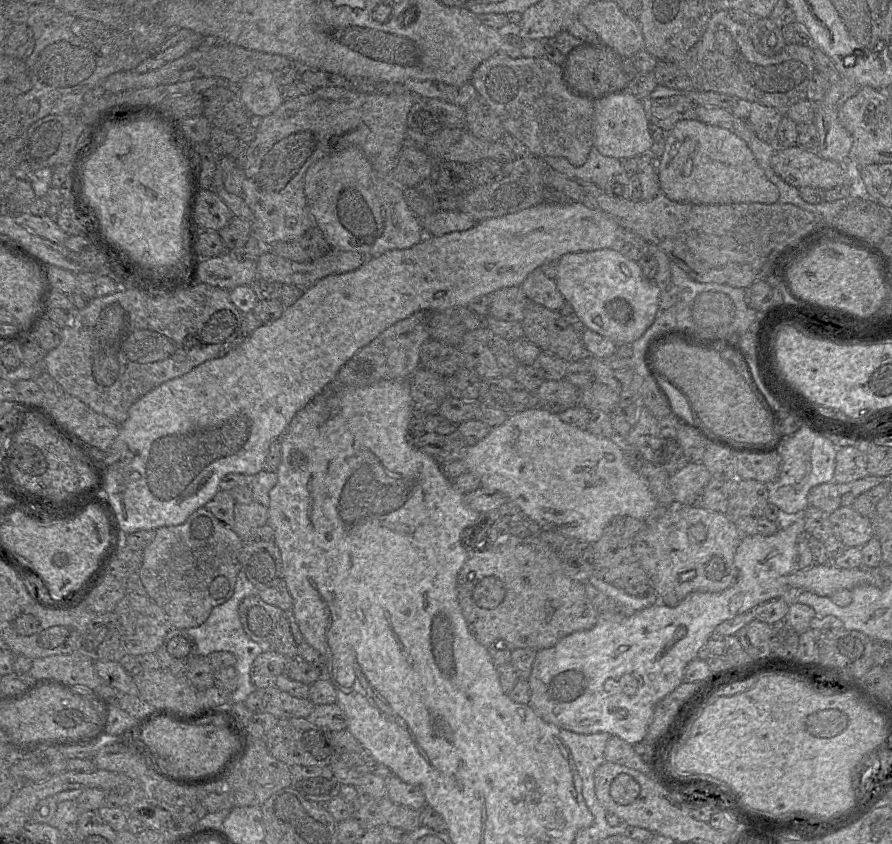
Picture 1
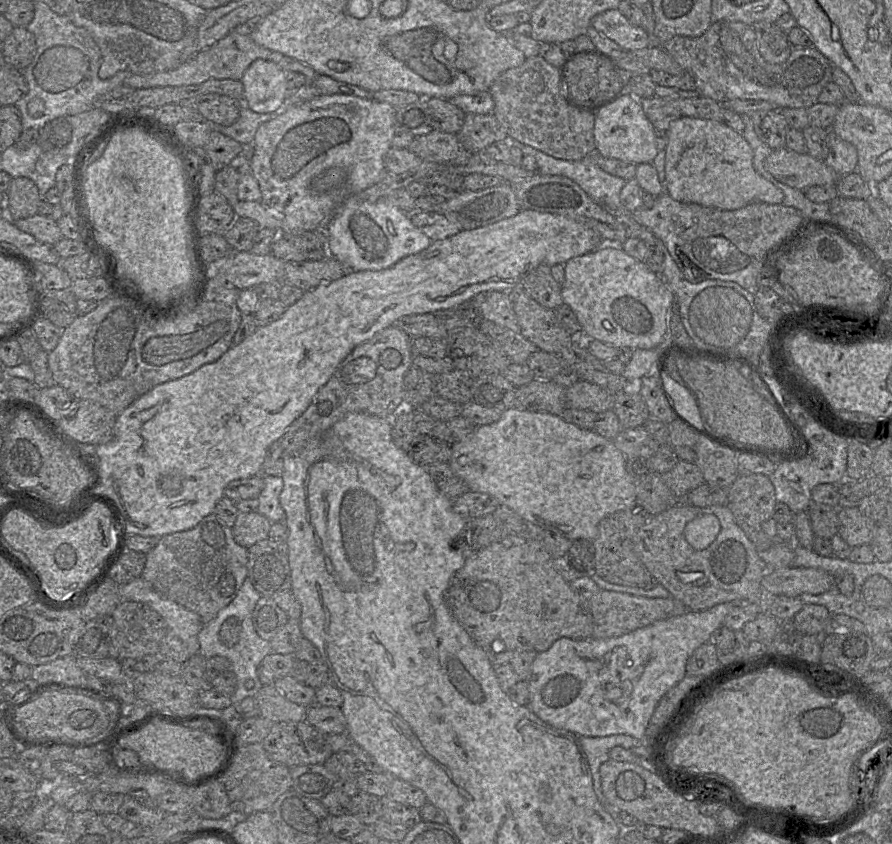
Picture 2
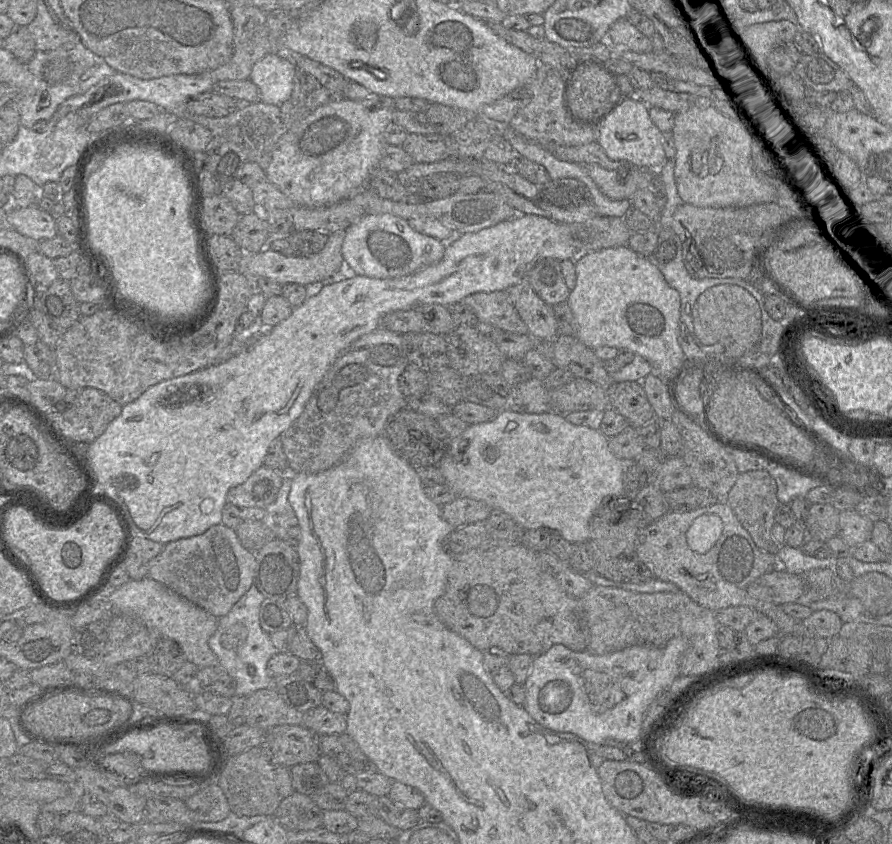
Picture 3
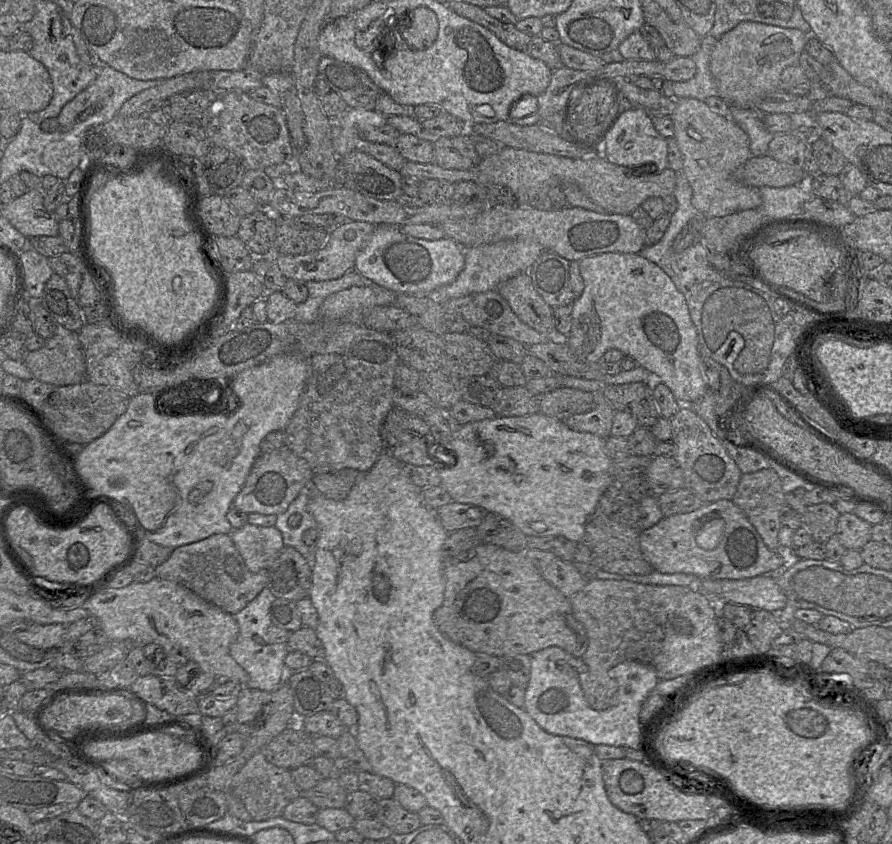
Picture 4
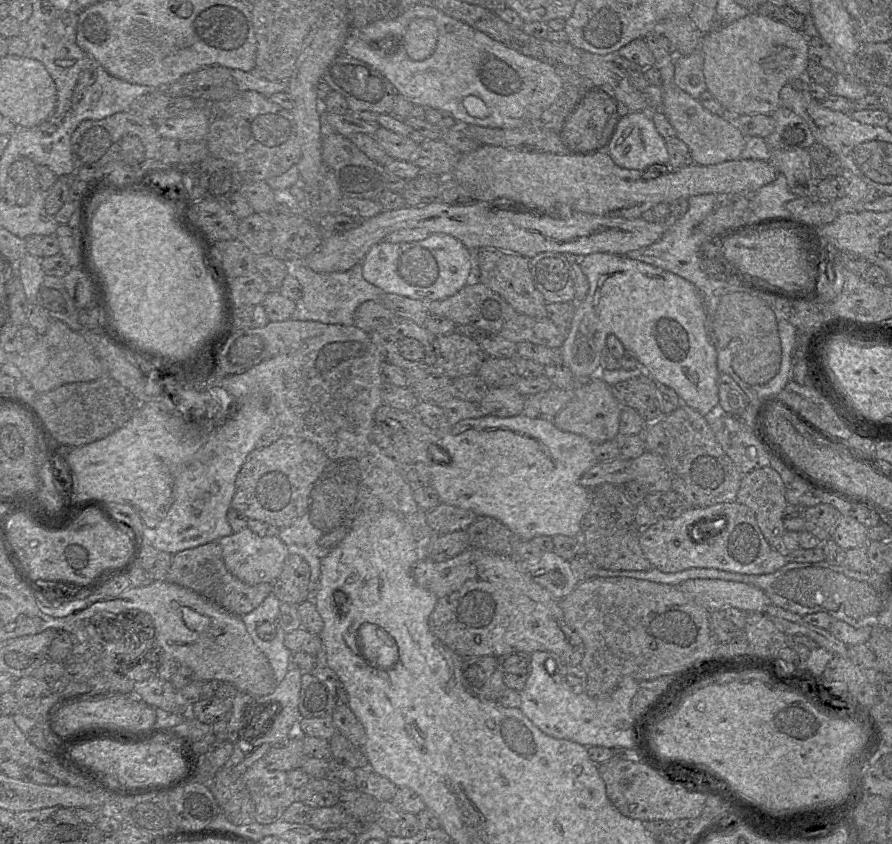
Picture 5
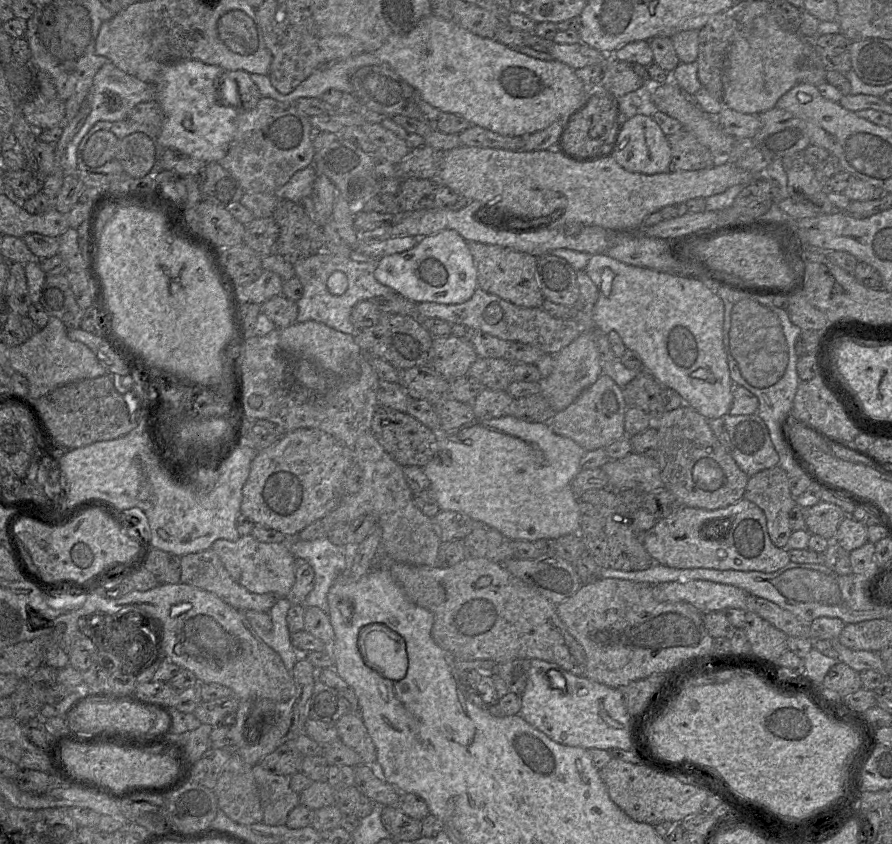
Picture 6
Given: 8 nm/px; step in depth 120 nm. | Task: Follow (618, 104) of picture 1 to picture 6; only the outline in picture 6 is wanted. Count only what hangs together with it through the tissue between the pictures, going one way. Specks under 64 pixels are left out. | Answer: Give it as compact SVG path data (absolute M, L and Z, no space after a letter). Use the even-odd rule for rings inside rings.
M641 114L623 122L611 157L630 173L654 175L667 172L671 168L671 150L667 142L667 136L651 116Z

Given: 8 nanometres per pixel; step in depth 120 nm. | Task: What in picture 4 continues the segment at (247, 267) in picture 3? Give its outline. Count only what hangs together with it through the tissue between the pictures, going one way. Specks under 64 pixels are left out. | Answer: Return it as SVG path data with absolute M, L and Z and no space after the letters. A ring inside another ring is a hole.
M347 220L334 227L328 234L323 246L313 252L302 255L273 254L273 260L278 265L287 280L303 283L308 281L325 281L342 277L349 269L354 268L359 251L370 239L375 225L363 221Z

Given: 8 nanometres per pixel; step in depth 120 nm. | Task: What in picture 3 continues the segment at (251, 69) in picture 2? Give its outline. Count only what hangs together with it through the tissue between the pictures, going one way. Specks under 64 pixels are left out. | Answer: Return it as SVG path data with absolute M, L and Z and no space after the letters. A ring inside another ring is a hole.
M290 52L282 55L269 53L258 60L251 70L249 79L259 90L259 101L280 106L291 95L296 65Z

